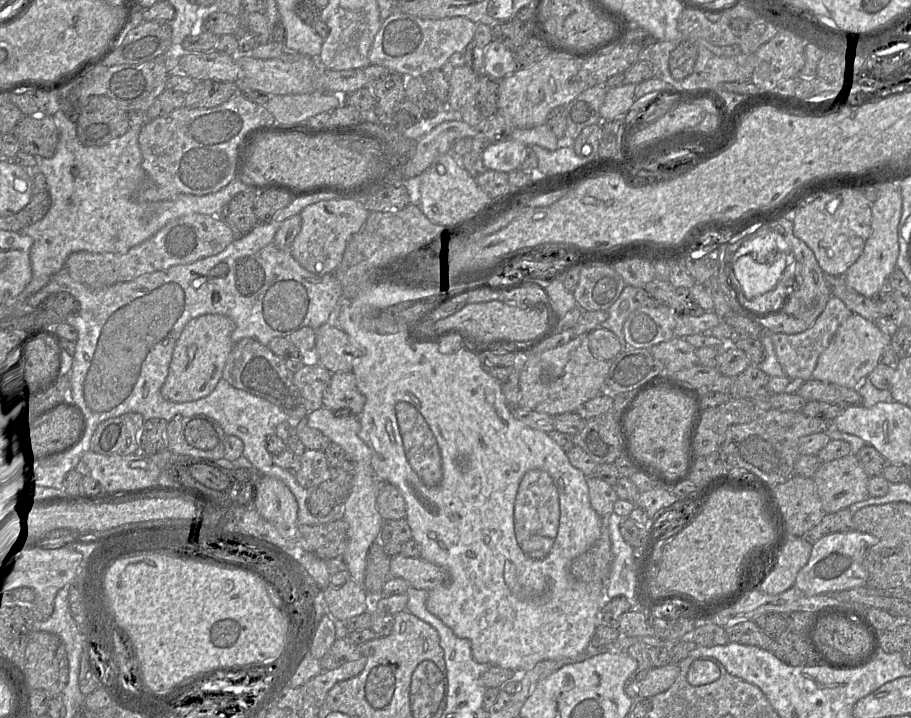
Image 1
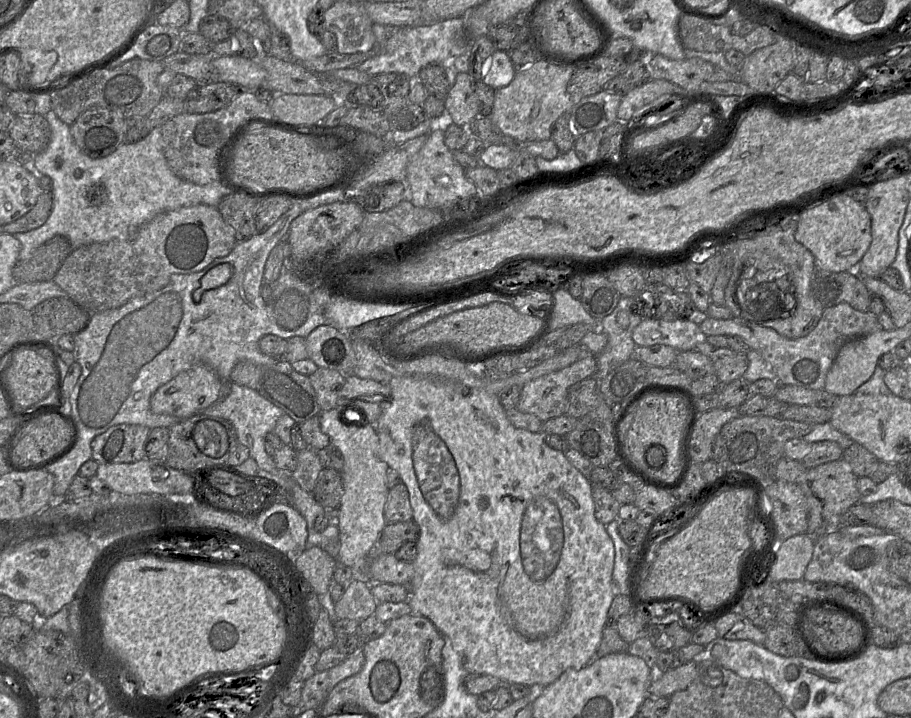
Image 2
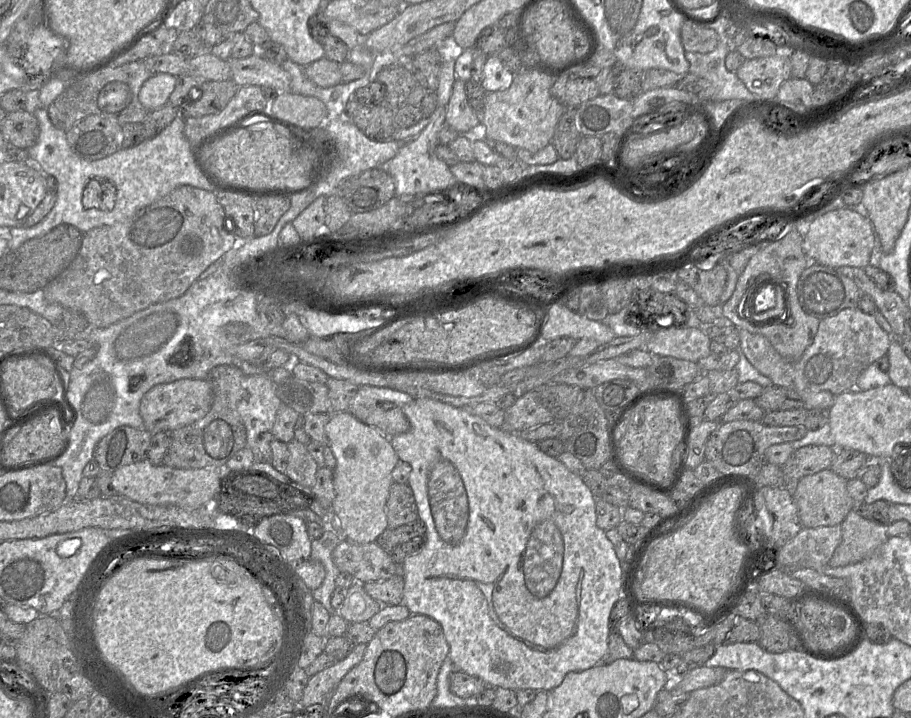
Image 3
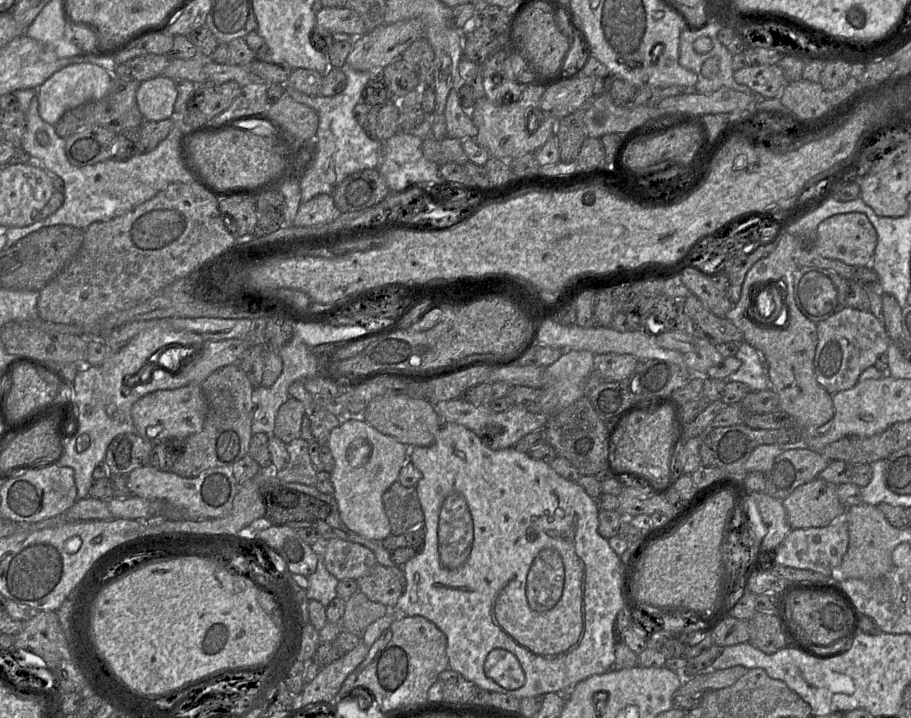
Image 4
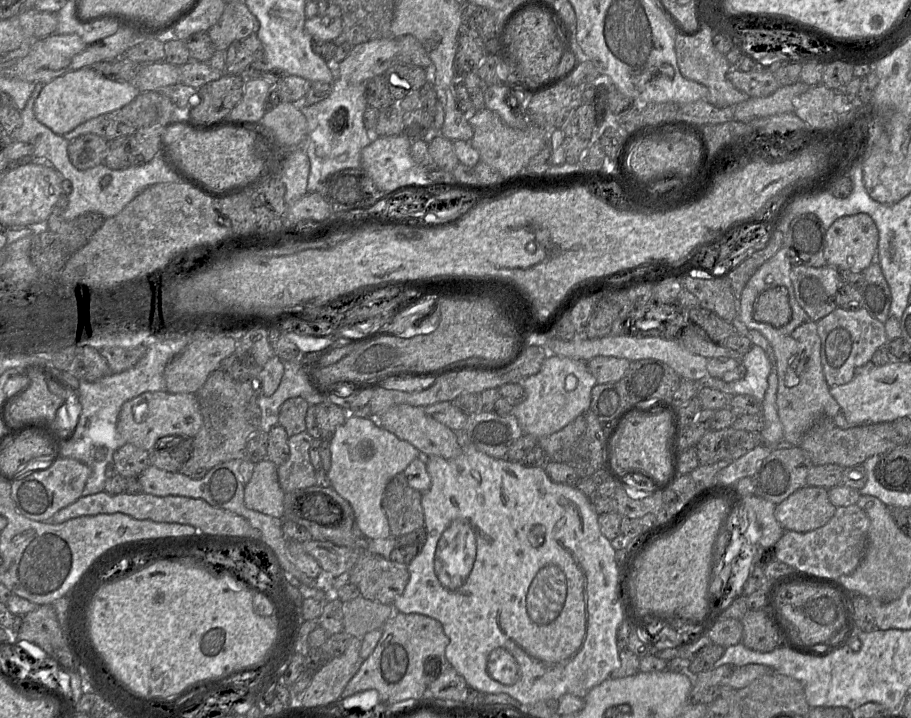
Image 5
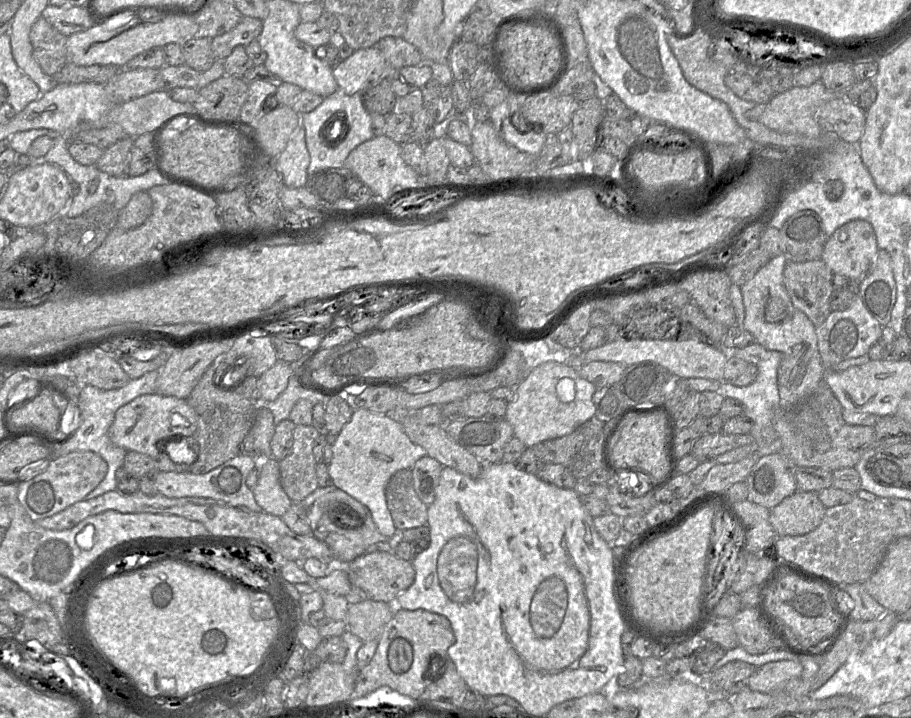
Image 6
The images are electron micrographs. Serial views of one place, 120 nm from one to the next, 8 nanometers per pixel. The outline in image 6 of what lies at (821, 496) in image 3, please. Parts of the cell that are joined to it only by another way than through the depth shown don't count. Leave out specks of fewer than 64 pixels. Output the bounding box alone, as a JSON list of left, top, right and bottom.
[770,491,826,537]

